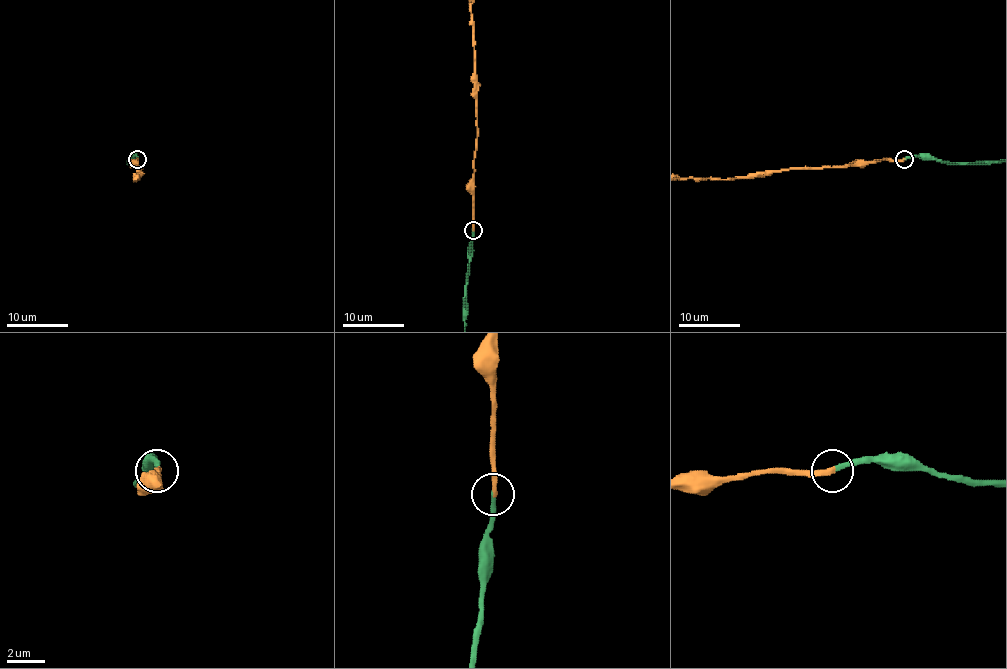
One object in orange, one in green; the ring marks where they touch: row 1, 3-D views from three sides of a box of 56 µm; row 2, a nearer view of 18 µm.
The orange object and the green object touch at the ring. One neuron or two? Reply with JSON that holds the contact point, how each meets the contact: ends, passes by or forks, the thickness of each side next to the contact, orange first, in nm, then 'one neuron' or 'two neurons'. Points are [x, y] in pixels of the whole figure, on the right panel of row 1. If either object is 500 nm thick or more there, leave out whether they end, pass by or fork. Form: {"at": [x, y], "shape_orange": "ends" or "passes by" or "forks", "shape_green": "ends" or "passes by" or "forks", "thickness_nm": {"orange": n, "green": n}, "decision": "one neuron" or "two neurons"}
{"at": [904, 159], "shape_orange": "ends", "shape_green": "ends", "thickness_nm": {"orange": 300, "green": 240}, "decision": "one neuron"}

